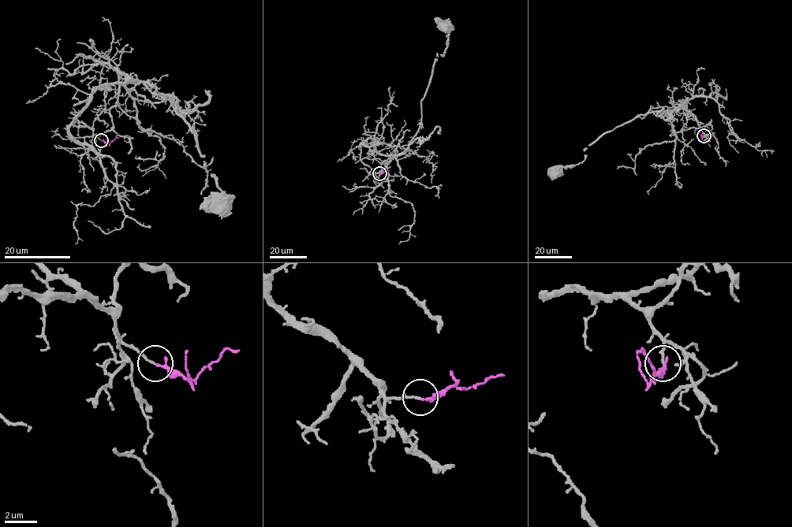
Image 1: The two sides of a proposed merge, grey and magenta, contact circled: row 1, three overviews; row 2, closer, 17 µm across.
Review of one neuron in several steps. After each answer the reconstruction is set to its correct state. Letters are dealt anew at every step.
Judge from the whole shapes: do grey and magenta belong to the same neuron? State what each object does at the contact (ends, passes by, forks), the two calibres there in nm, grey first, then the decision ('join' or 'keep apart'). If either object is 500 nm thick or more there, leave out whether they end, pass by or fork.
grey ends there; magenta ends there; 140 nm thick on the grey side, 190 nm on the other; join

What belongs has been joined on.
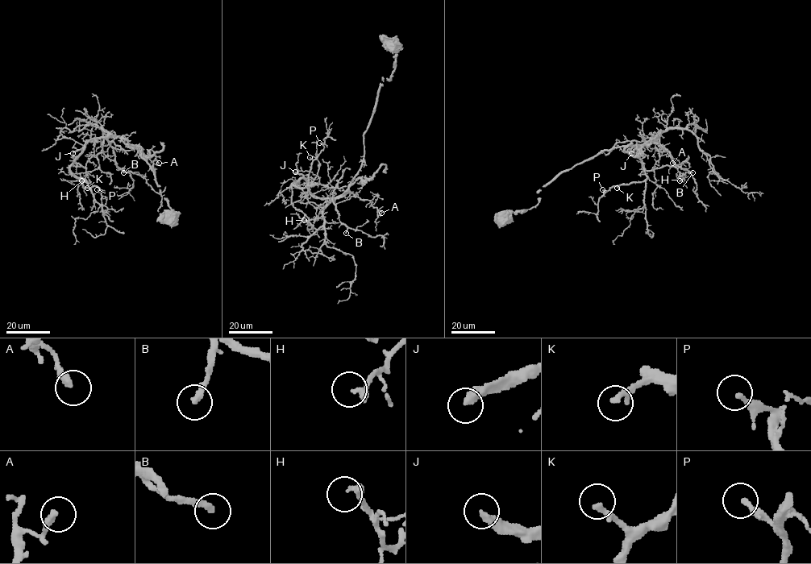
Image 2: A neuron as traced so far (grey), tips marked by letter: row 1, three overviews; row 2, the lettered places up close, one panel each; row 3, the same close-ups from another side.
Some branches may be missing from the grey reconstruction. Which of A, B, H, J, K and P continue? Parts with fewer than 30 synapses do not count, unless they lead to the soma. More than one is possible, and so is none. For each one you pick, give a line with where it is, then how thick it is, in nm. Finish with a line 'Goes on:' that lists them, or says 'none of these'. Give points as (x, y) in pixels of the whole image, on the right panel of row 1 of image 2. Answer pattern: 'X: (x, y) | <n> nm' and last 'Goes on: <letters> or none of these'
B: (692, 172) | 240 nm
J: (631, 153) | 360 nm
K: (617, 188) | 260 nm
Goes on: B, J, K

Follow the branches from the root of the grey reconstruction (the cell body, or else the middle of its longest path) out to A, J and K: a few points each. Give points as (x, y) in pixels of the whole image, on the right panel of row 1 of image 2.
A: (502, 216), (534, 206), (542, 187), (606, 150), (658, 136), (655, 150), (672, 163)
J: (502, 216), (534, 206), (542, 187), (577, 164), (613, 147), (647, 145), (658, 136), (631, 153)
K: (502, 216), (534, 206), (542, 187), (577, 164), (658, 136), (638, 153), (647, 177), (617, 188)

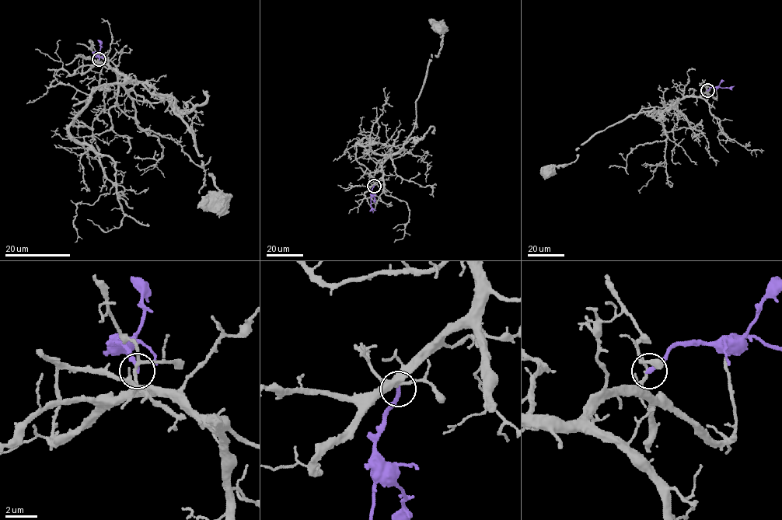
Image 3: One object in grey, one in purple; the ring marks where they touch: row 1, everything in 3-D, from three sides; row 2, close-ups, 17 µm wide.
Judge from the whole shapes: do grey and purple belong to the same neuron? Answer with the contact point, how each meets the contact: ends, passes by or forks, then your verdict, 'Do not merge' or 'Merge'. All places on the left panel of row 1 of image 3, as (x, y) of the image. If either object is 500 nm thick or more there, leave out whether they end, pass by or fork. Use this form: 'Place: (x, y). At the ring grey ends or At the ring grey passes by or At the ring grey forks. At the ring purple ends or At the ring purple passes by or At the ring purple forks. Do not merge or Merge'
Place: (99, 59). At the ring grey forks. At the ring purple ends. Do not merge

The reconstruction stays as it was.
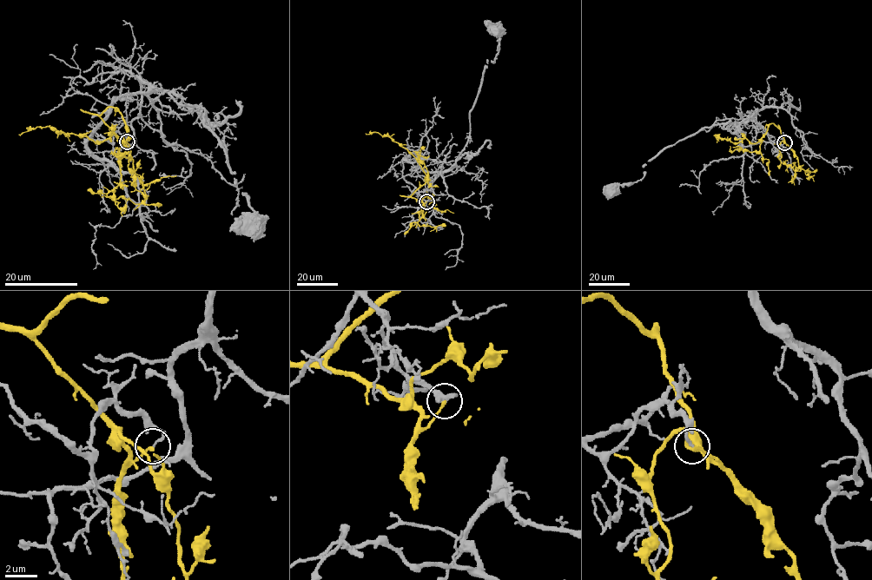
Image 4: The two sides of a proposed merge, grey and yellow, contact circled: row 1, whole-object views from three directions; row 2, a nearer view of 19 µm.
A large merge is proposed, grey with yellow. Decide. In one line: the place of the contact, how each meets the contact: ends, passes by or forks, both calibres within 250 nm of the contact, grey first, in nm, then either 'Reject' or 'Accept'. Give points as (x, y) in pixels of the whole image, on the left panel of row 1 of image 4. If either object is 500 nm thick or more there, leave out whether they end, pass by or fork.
Place: (127, 141). At the ring grey ends. At the ring yellow ends. Thickness 140 nm (grey) against 170 nm. Reject

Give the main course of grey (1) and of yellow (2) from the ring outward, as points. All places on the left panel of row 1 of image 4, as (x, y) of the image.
1: (127, 141), (118, 132), (85, 147), (122, 95), (163, 90), (201, 107), (259, 216), (252, 222)
2: (127, 141), (100, 116), (115, 107), (125, 125), (124, 141), (113, 134), (93, 141), (46, 126), (19, 135)

